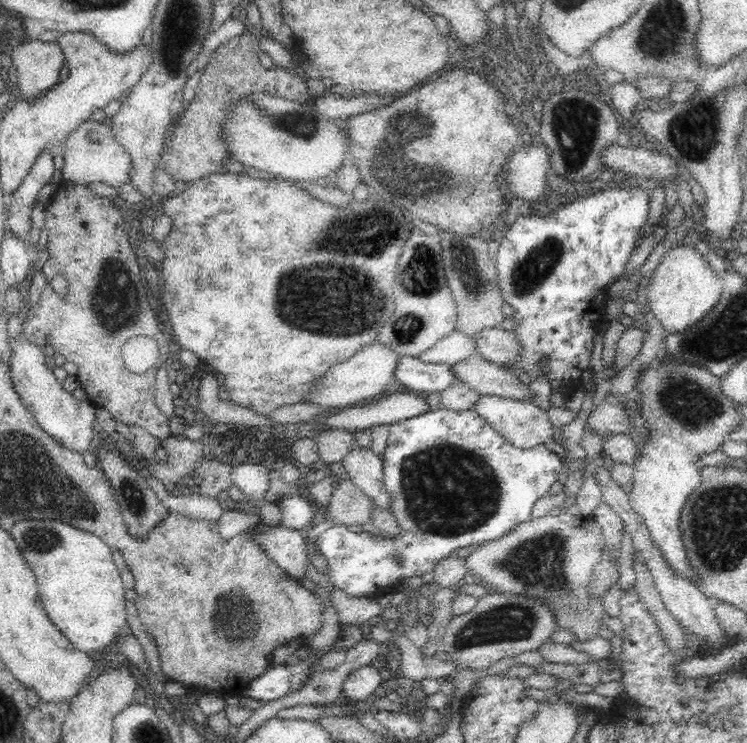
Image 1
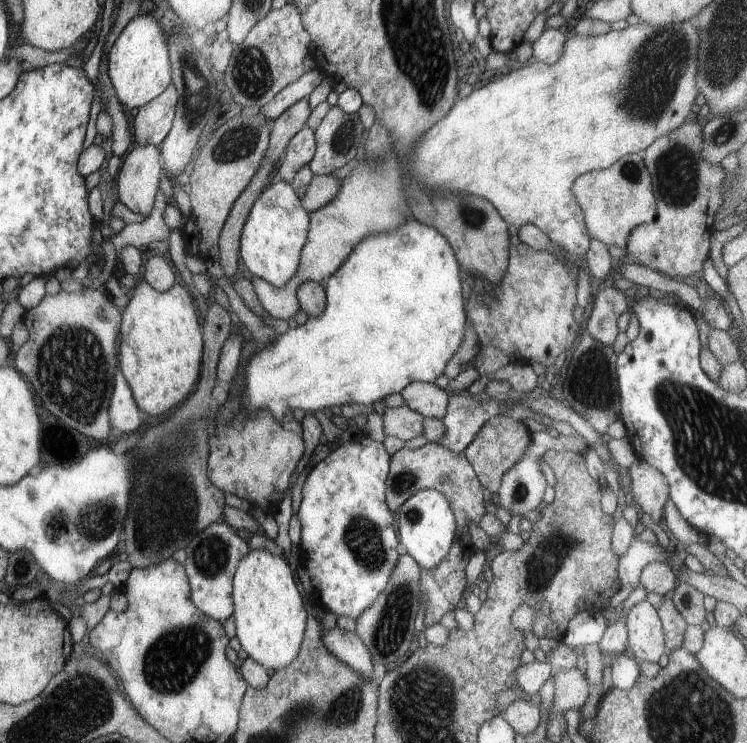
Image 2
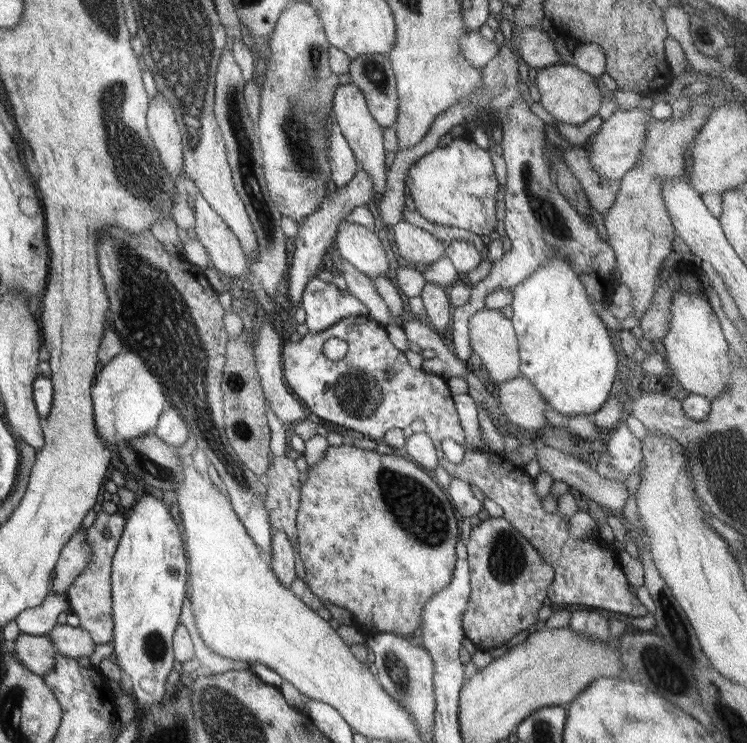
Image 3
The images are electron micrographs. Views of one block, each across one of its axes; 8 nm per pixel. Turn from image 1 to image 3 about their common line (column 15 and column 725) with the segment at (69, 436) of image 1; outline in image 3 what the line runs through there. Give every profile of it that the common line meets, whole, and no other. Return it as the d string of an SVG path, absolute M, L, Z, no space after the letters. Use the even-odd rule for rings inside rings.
M677 291L669 303L671 325L662 337L670 373L688 393L712 400L723 393L731 379L728 345L717 317L701 291Z

